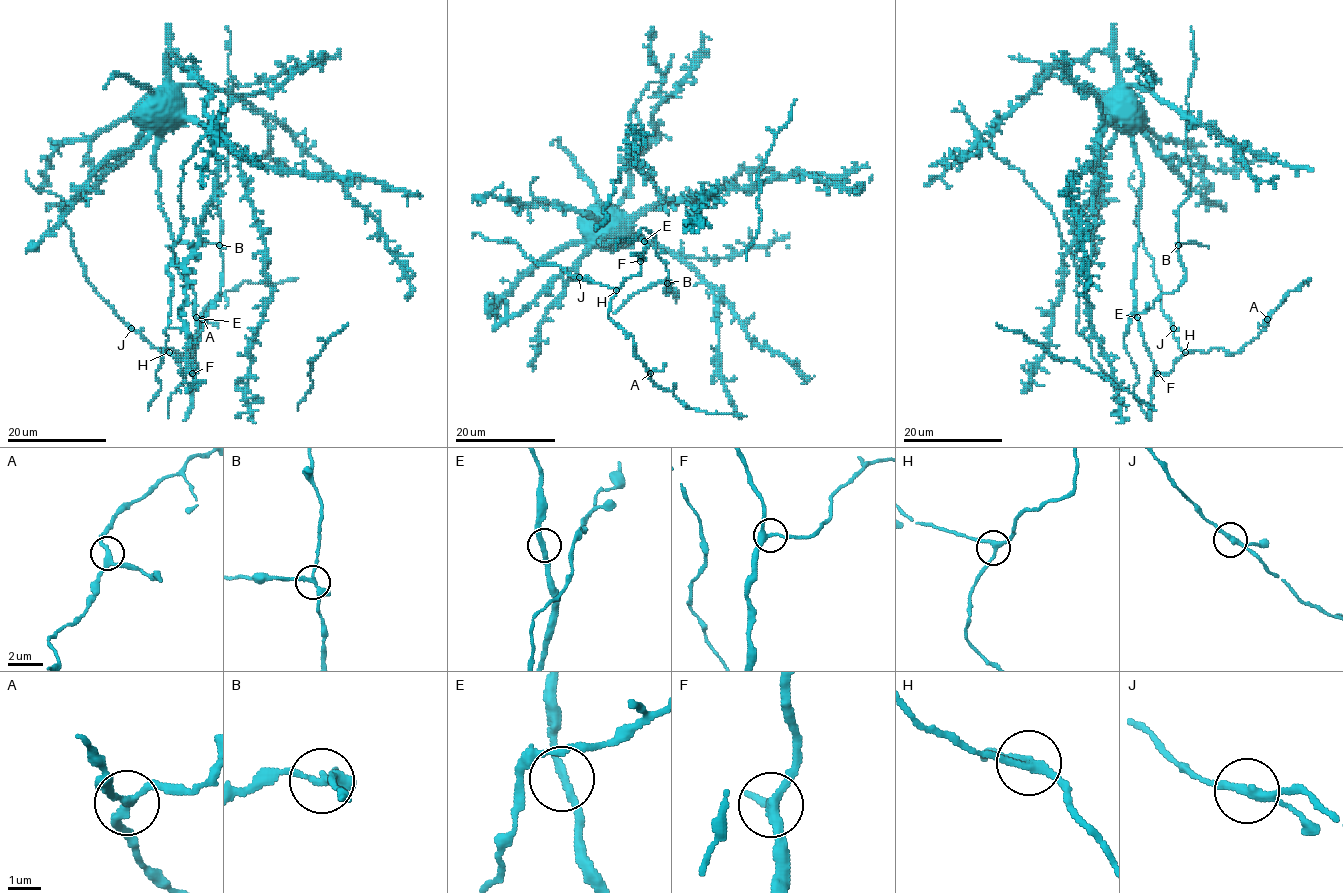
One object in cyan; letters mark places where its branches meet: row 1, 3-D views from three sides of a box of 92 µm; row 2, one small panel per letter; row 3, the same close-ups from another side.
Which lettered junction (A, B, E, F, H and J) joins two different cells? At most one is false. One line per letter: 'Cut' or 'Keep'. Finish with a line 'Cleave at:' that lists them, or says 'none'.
A: Keep
B: Cut
E: Keep
F: Keep
H: Keep
J: Keep
Cleave at: B

